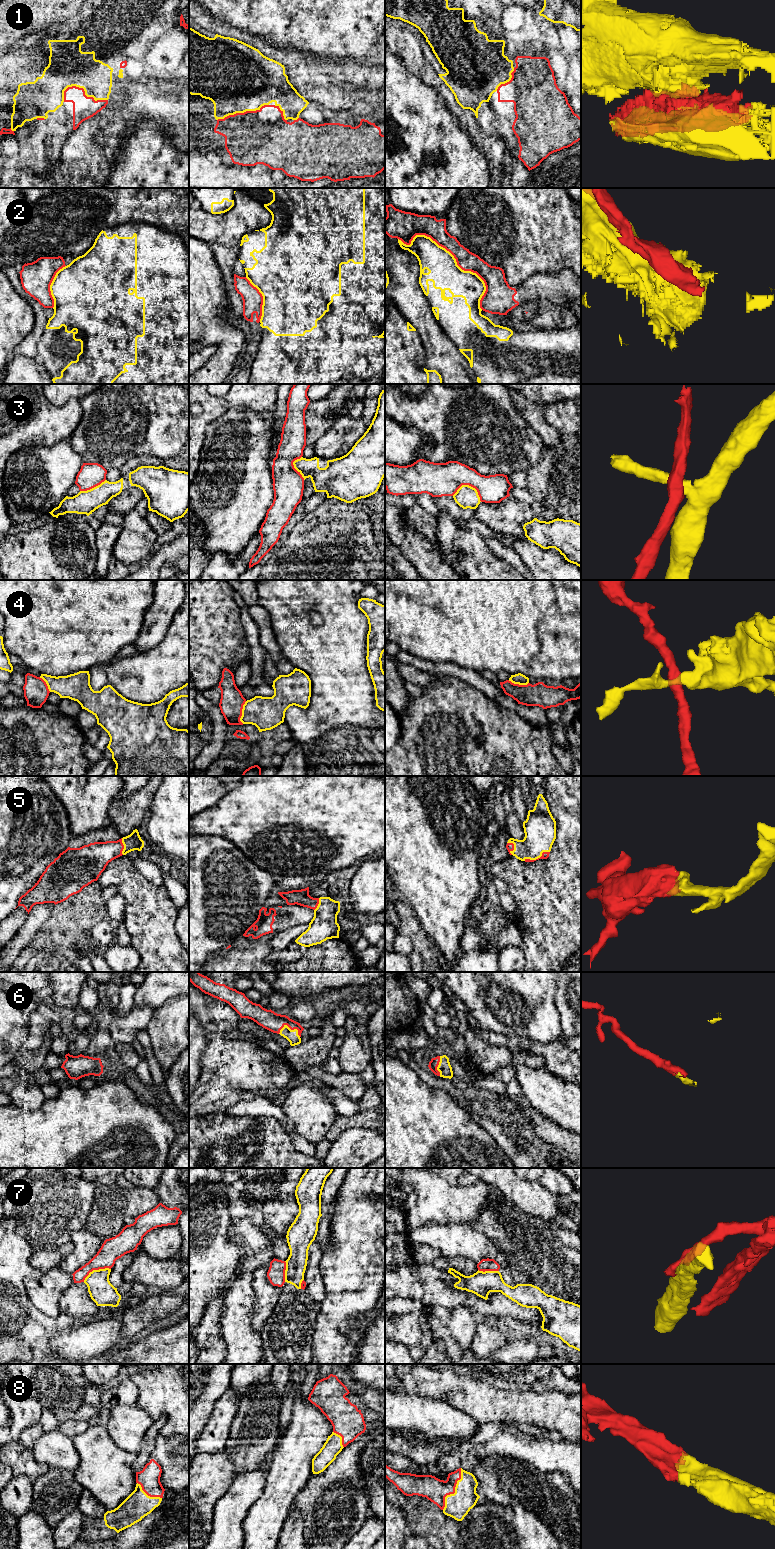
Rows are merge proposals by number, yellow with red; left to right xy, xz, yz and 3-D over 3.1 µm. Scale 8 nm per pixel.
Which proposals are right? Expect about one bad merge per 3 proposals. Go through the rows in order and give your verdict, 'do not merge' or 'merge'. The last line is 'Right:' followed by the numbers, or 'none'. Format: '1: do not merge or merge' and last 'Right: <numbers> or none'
1: do not merge
2: do not merge
3: do not merge
4: do not merge
5: merge
6: merge
7: do not merge
8: merge
Right: 5, 6, 8

